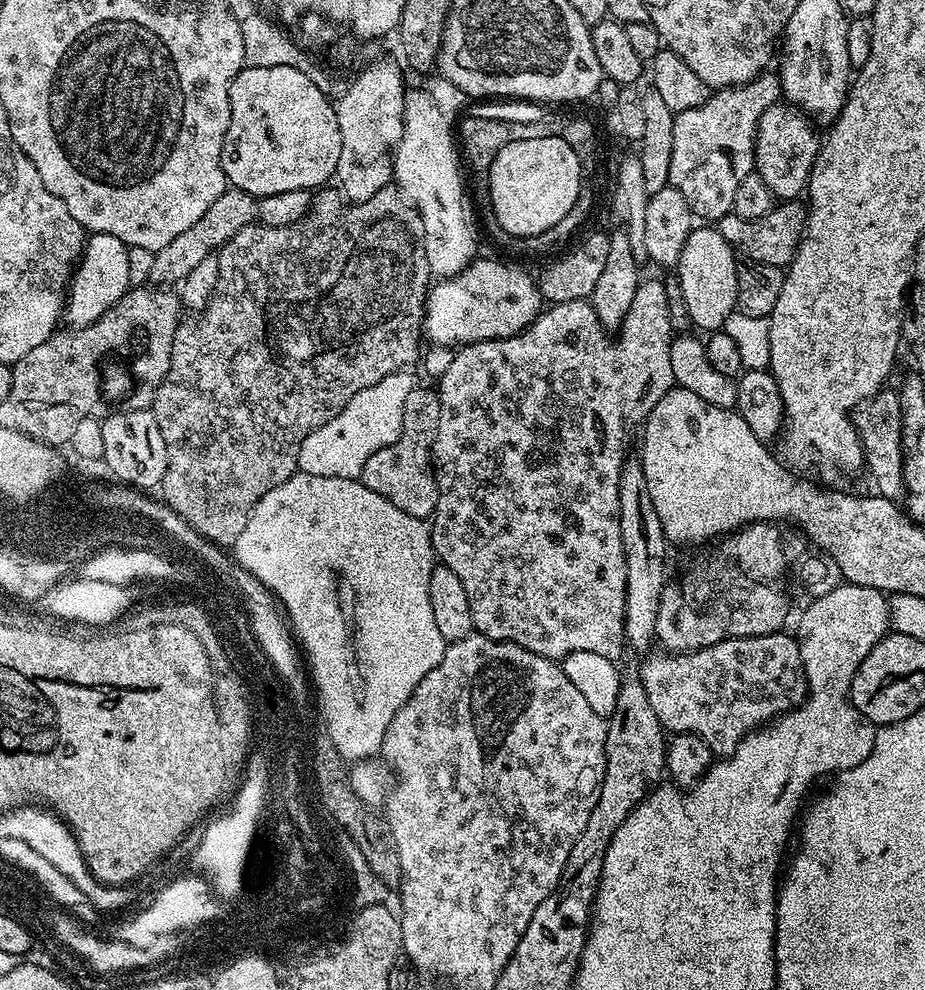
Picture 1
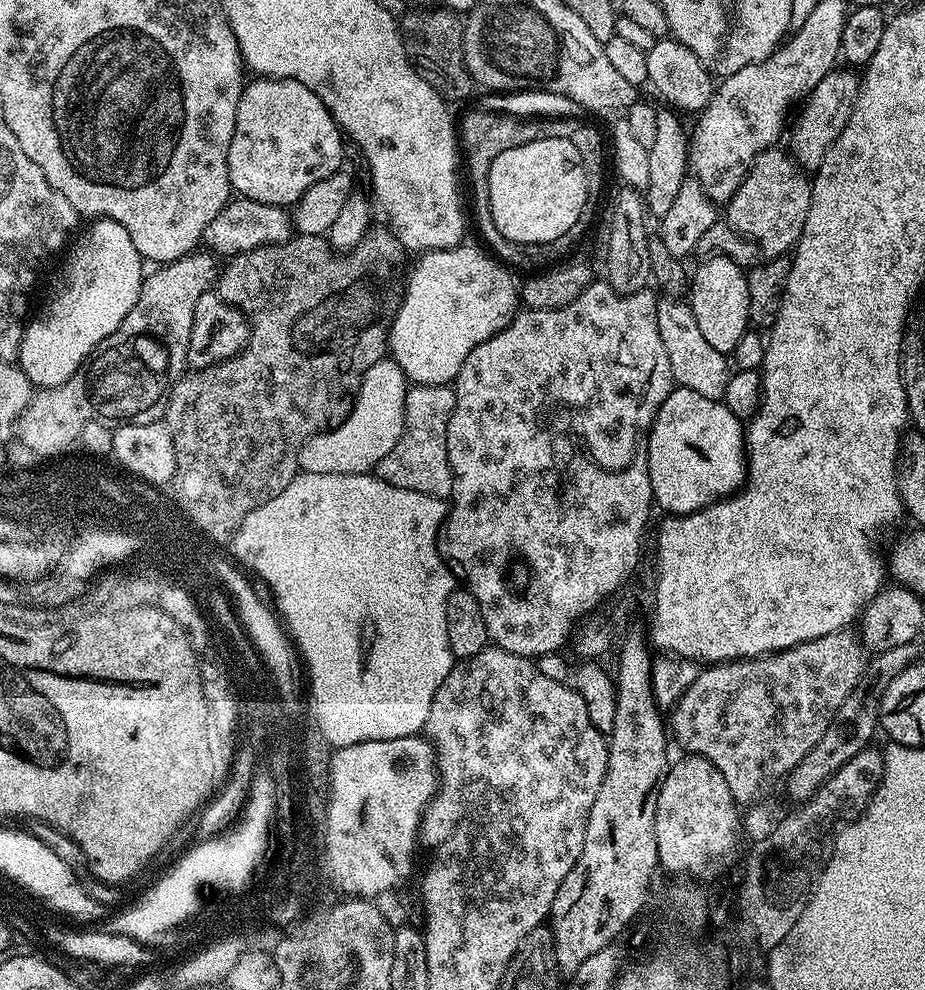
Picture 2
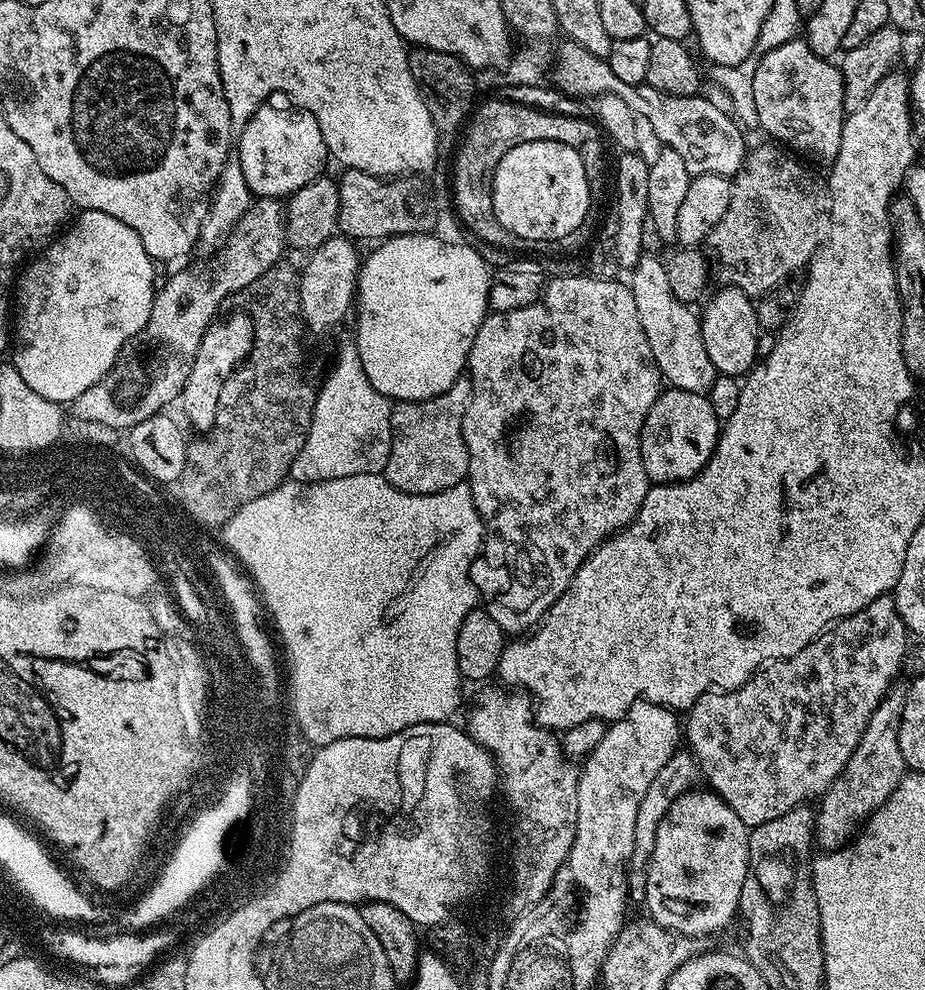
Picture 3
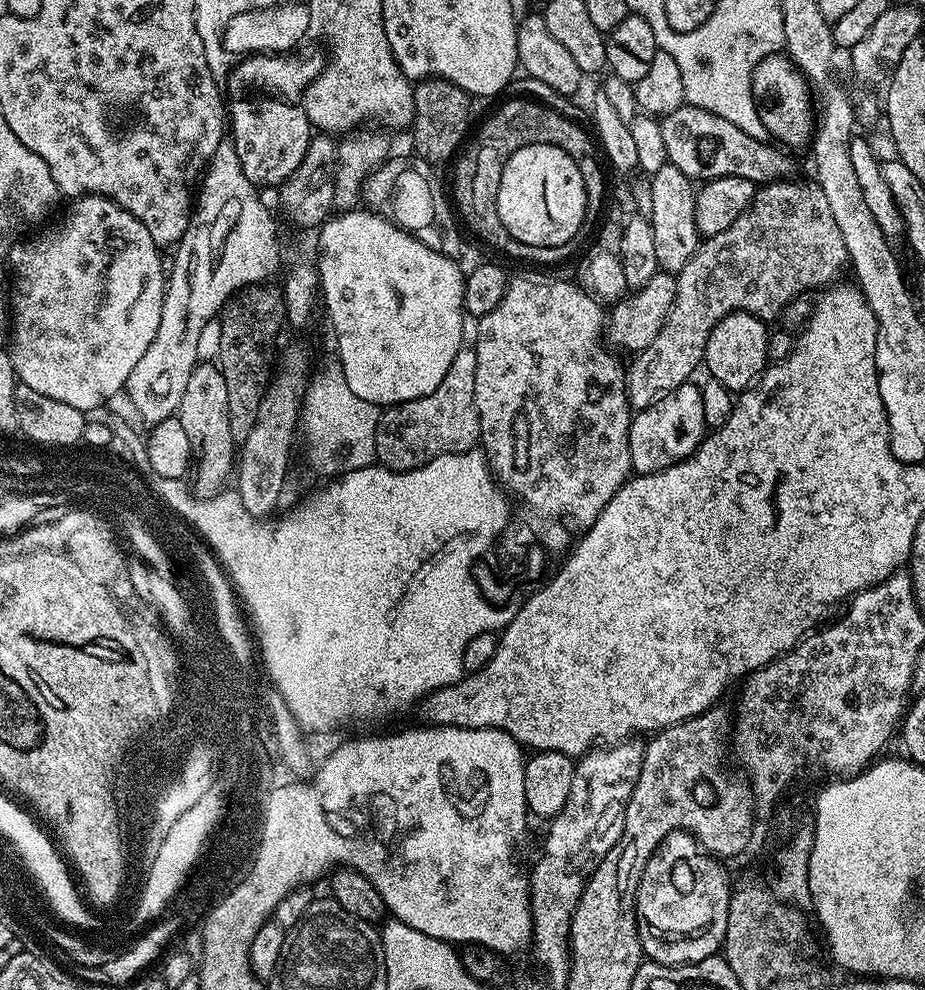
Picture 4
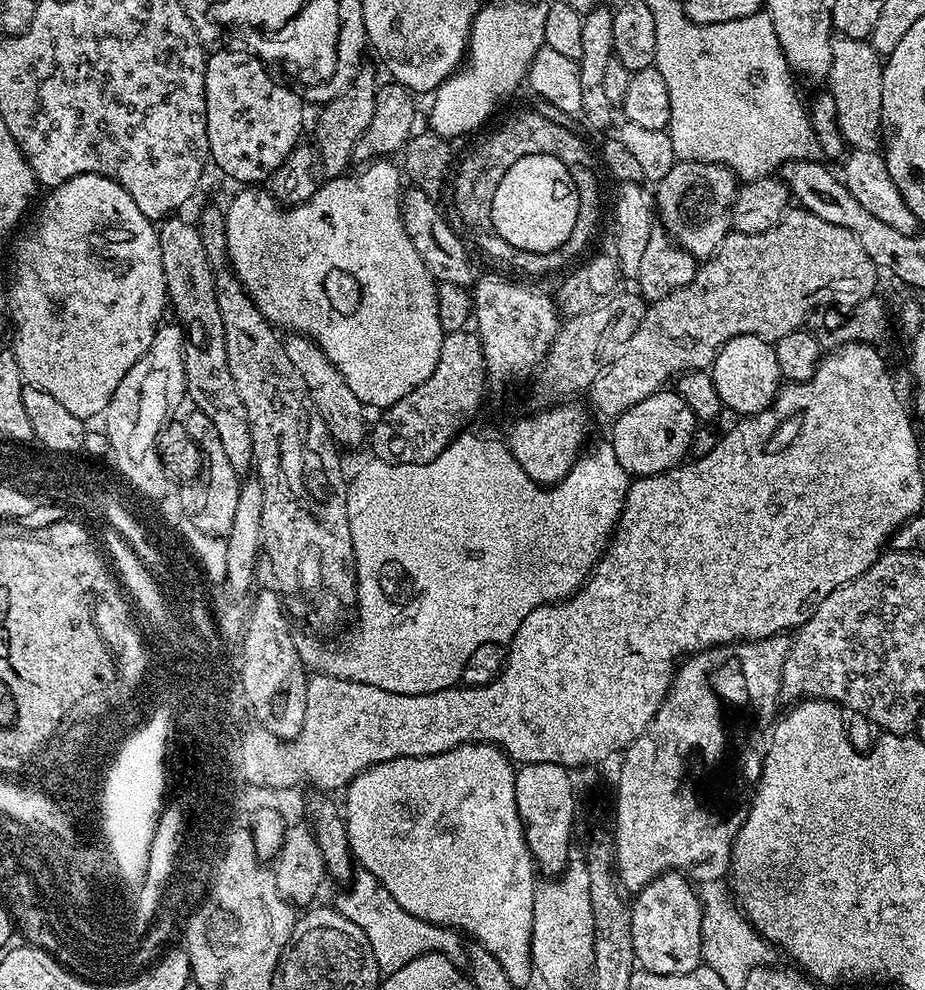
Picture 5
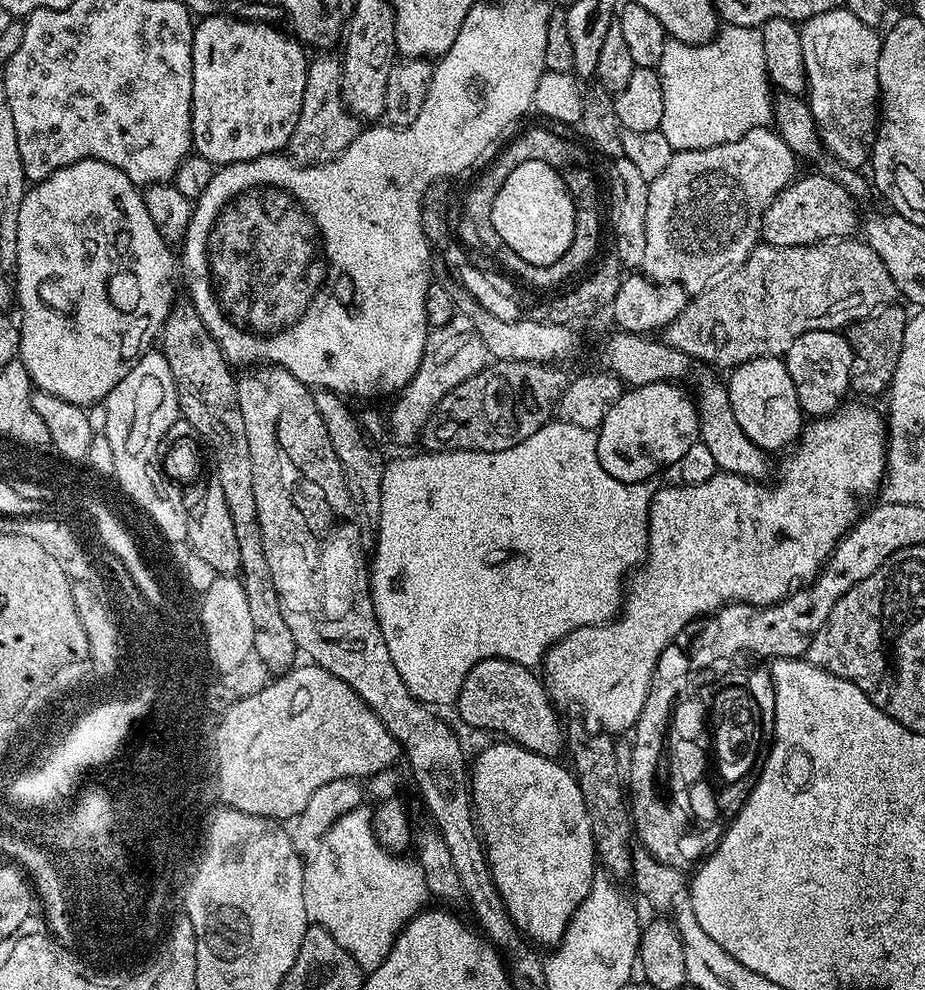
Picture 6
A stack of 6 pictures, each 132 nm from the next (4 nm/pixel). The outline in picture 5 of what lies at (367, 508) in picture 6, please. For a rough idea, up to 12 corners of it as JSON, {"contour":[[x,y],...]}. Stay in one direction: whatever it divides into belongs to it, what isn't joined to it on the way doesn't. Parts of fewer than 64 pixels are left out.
{"contour":[[304,334],[284,340],[337,445],[365,443],[366,405]]}

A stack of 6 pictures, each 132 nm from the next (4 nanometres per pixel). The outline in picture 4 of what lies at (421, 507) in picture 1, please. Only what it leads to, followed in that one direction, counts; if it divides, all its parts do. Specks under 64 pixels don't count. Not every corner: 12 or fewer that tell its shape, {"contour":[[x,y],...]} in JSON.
{"contour":[[475,347],[438,390],[385,407],[376,460],[405,472],[480,439]]}

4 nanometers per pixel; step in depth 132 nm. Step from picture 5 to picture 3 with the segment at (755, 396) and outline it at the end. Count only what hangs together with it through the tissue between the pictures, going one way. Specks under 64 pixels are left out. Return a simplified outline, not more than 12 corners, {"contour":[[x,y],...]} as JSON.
{"contour":[[717,289],[700,316],[719,375],[757,363],[762,329],[753,297]]}

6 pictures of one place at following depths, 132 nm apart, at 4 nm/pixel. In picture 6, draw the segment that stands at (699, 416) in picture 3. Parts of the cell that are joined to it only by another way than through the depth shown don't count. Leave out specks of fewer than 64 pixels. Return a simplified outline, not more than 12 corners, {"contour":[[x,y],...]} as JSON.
{"contour":[[679,383],[629,387],[596,432],[627,484],[676,466],[698,440]]}

